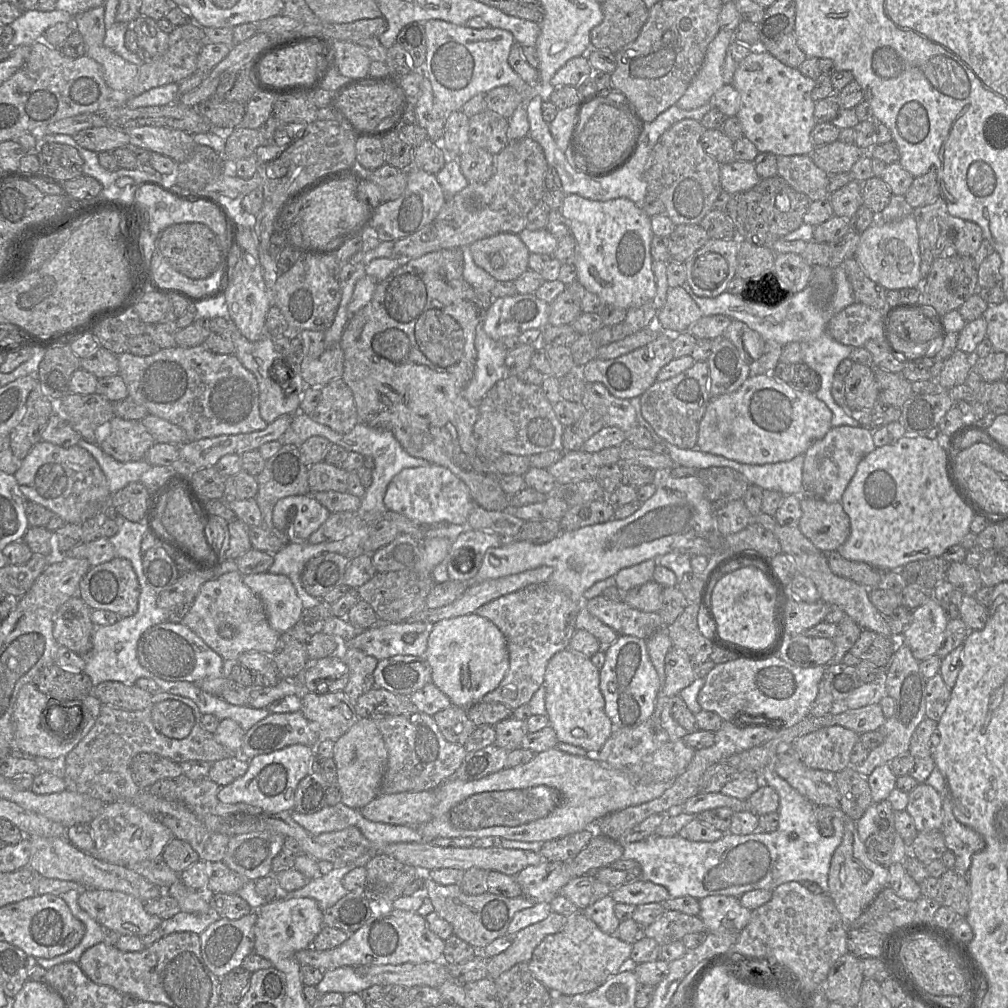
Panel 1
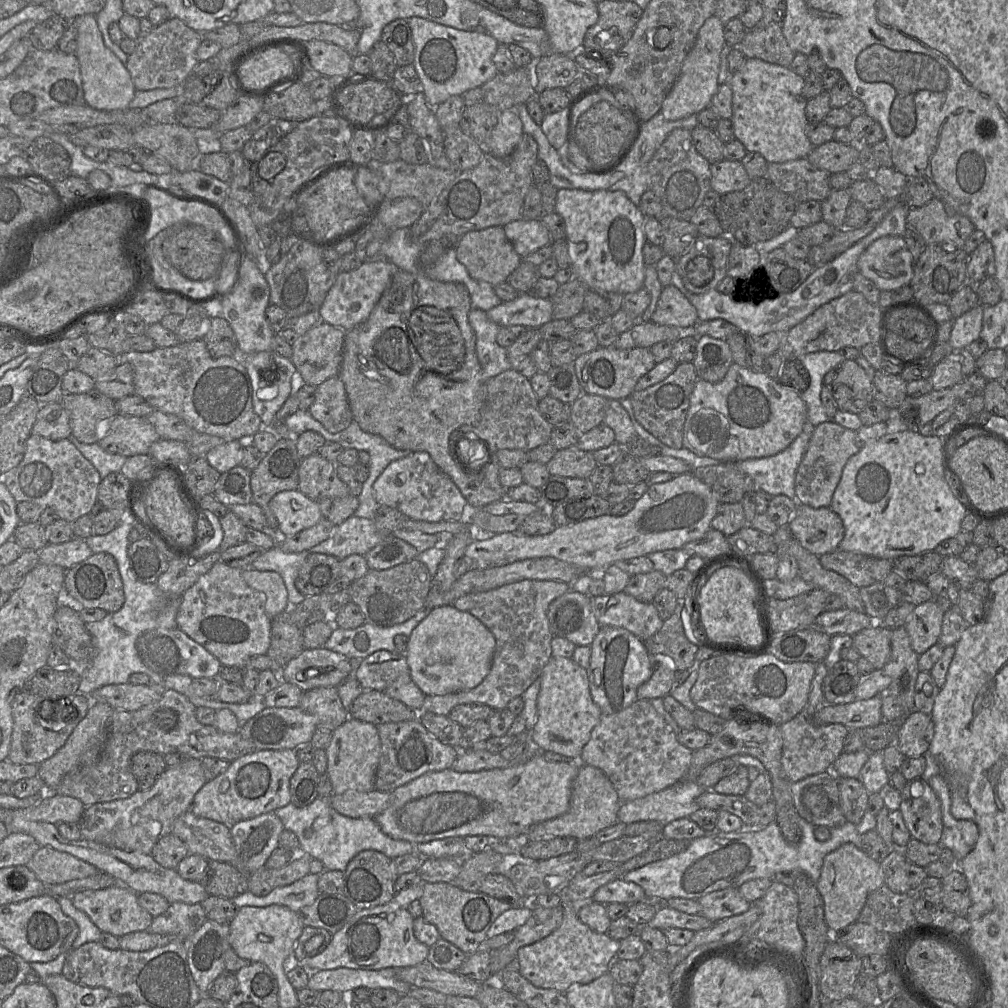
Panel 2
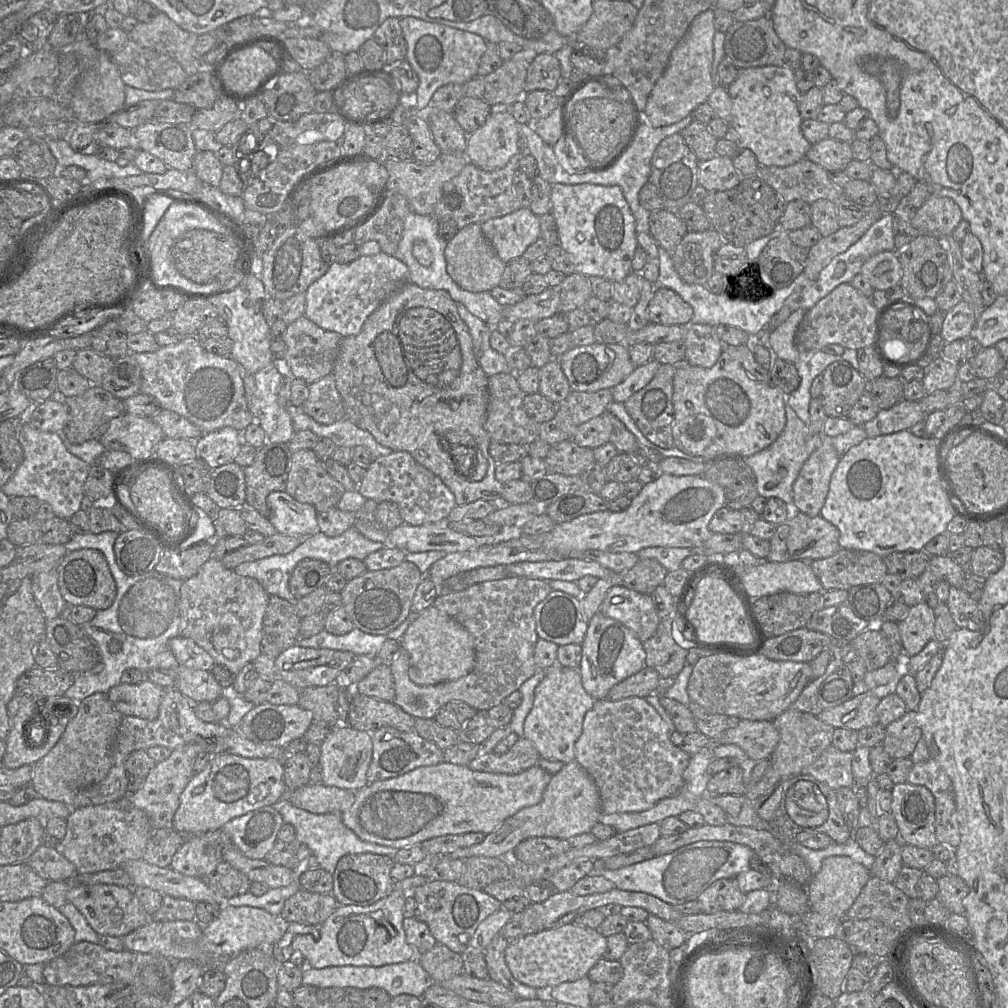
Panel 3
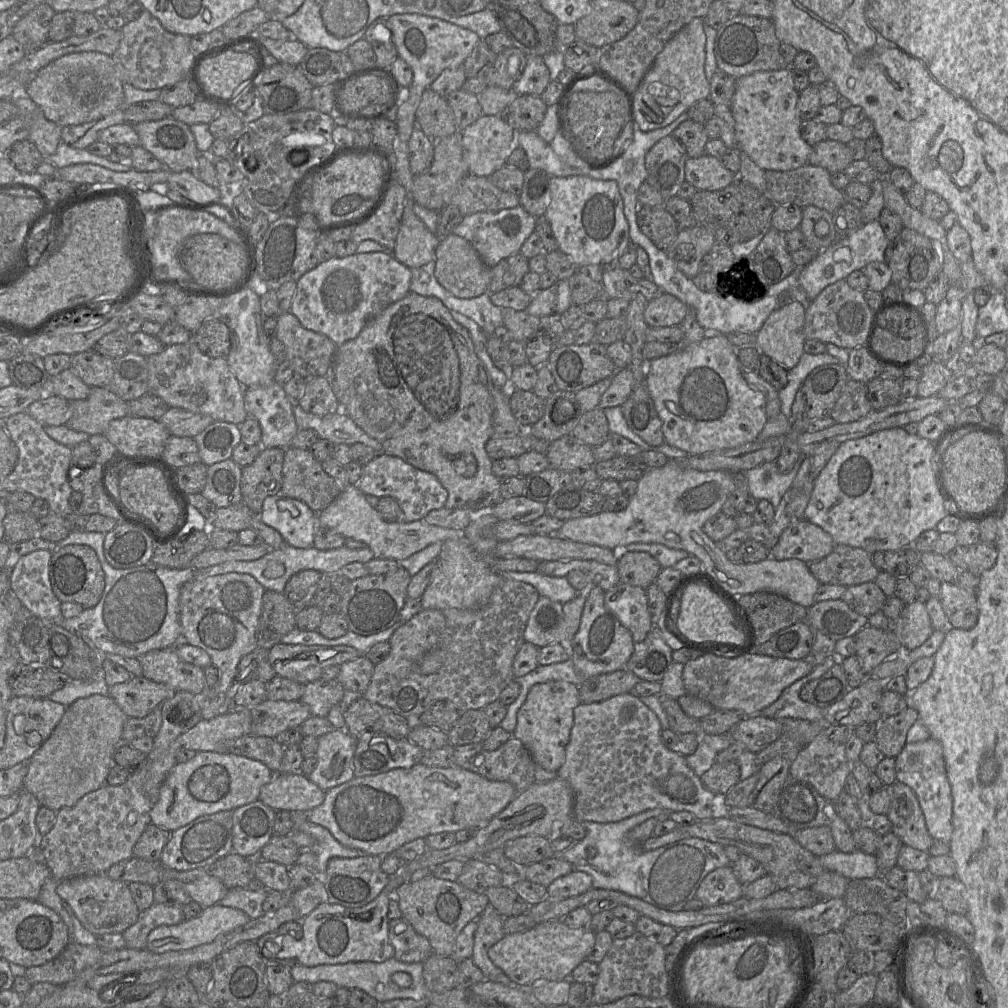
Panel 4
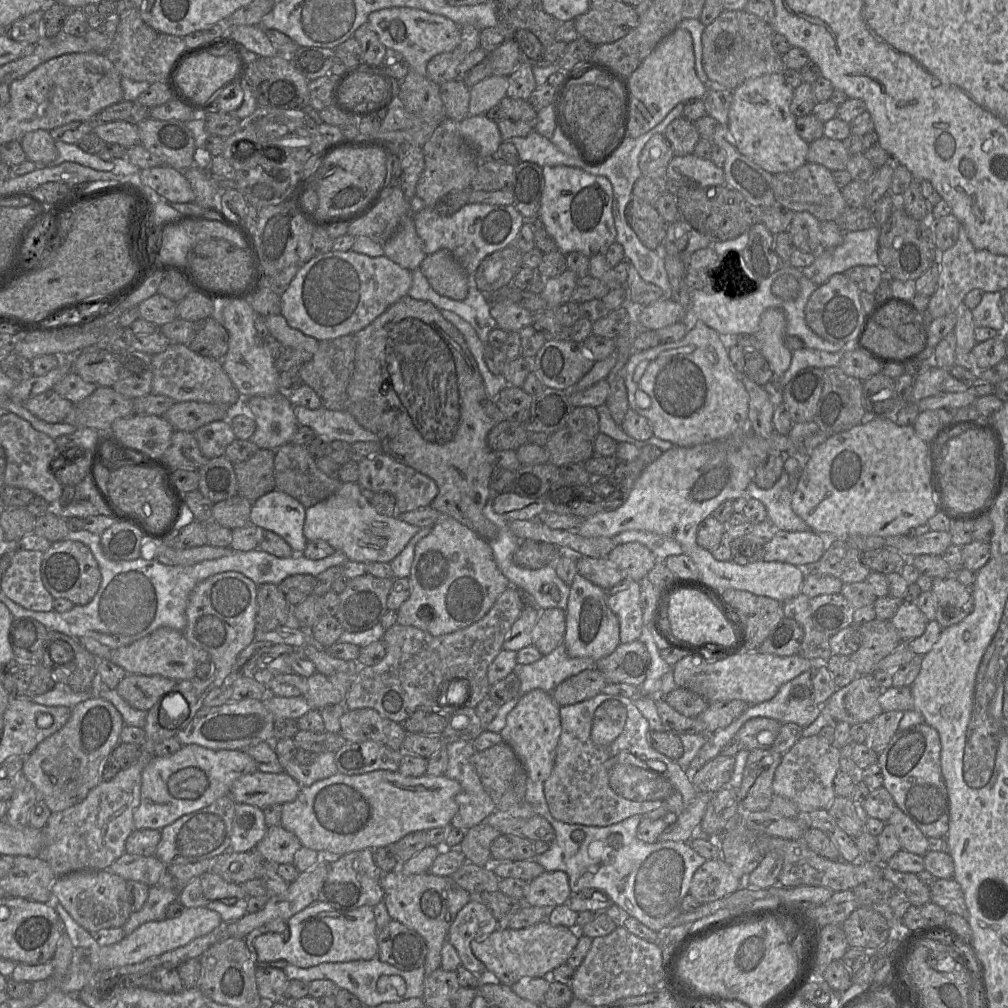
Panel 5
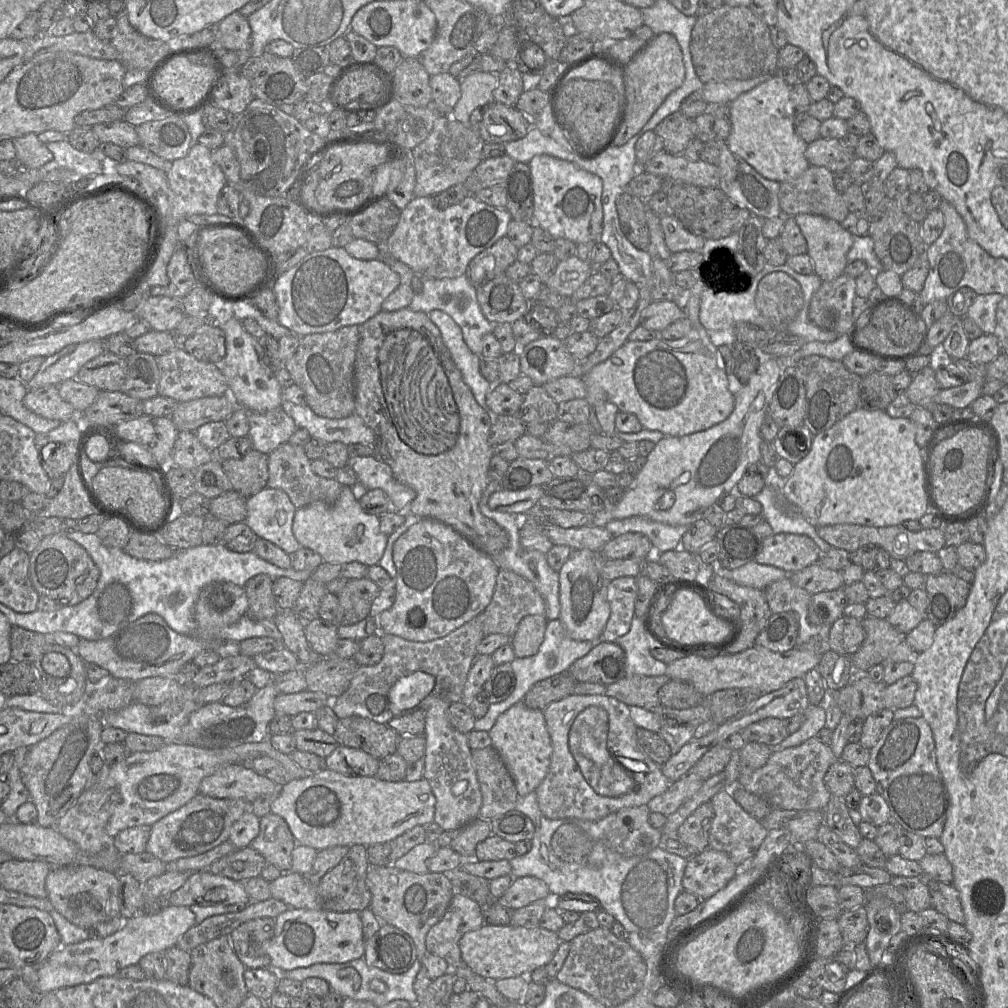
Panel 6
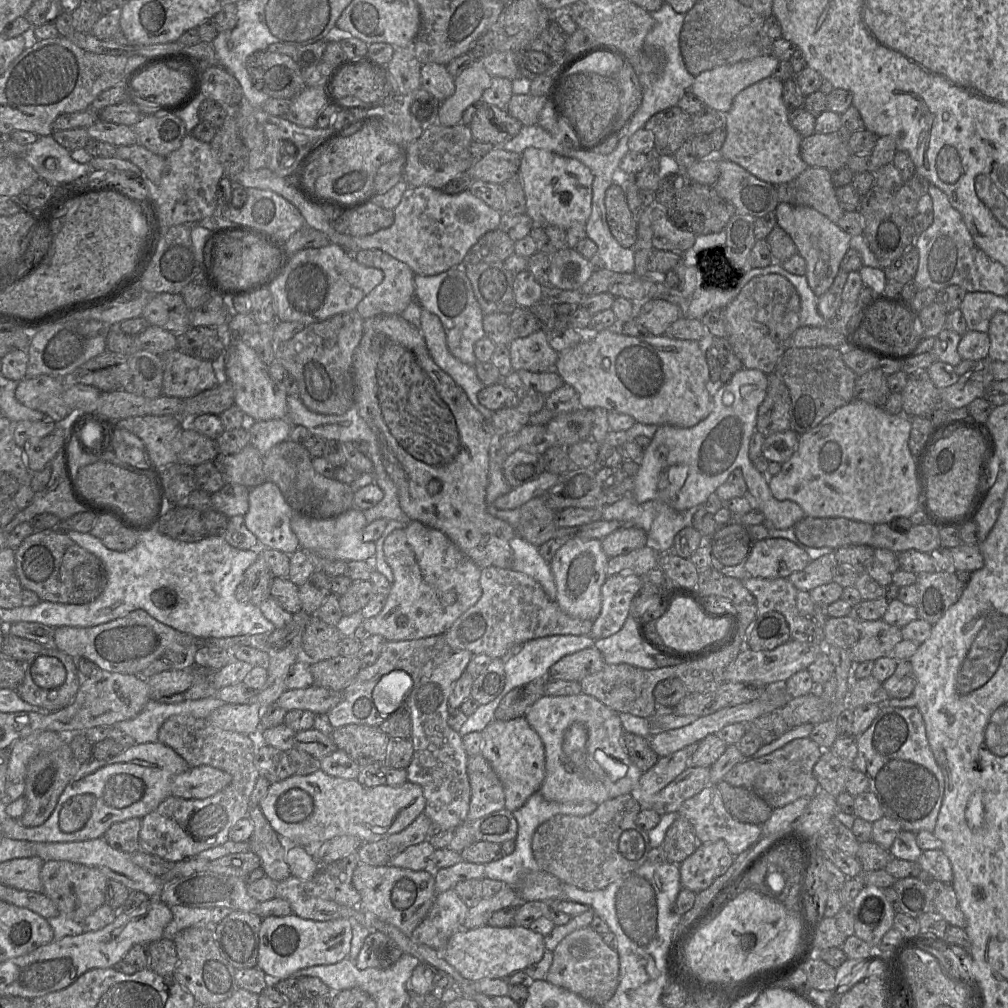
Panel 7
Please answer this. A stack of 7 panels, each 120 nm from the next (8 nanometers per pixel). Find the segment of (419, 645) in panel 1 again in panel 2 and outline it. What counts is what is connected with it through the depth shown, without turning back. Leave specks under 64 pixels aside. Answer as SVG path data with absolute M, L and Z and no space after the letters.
M424 608L405 622L393 626L377 626L365 622L354 629L334 627L324 648L341 653L349 659L364 659L378 650L396 653L394 636L403 634L409 637L413 629L426 617L428 611Z

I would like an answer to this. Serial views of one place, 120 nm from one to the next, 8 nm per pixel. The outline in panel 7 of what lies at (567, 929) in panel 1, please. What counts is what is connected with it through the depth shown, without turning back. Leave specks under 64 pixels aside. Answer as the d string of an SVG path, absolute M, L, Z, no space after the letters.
M485 924L454 933L443 948L443 958L465 979L506 979L542 959L546 951L544 937L528 927L493 927Z

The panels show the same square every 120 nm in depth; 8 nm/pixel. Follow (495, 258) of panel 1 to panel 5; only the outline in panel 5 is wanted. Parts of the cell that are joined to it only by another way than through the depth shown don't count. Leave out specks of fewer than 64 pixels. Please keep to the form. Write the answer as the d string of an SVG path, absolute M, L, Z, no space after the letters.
M448 250L426 255L419 270L440 295L456 301L464 300L469 290L469 275Z

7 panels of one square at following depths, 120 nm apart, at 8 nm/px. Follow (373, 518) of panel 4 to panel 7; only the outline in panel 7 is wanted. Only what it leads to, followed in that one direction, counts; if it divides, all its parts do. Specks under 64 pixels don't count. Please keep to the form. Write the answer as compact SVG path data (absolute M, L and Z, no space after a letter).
M357 508L329 519L316 519L293 513L291 518L291 529L297 536L300 549L306 552L314 552L326 560L344 560L371 562L375 556L375 542L363 541L363 530L368 525L363 511Z

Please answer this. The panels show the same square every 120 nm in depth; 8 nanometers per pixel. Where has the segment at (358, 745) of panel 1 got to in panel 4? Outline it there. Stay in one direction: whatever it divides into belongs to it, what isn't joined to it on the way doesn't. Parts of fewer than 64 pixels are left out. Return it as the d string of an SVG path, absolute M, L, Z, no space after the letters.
M333 729L319 737L317 766L308 779L325 792L353 779L357 743L346 730Z

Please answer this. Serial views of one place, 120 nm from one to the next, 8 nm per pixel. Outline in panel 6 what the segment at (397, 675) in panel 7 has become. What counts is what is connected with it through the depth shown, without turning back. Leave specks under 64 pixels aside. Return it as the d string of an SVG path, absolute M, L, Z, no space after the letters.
M415 672L400 678L390 689L389 697L393 705L402 712L426 709L433 703L435 678L432 675Z

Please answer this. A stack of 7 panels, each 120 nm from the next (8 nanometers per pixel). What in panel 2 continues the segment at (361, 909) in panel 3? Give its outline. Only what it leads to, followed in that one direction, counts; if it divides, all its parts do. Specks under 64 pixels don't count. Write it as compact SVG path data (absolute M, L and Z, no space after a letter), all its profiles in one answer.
M392 902L360 909L340 930L332 934L323 952L294 963L299 963L310 972L341 967L379 970L416 966L426 961L429 947L415 938L413 922L414 918L406 908Z

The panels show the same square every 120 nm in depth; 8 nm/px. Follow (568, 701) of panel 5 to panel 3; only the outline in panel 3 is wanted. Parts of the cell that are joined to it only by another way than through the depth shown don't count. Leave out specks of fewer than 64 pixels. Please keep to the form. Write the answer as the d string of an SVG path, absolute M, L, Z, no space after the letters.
M644 667L636 674L613 686L606 699L617 701L628 697L646 698L655 693L659 680L660 675L655 670Z

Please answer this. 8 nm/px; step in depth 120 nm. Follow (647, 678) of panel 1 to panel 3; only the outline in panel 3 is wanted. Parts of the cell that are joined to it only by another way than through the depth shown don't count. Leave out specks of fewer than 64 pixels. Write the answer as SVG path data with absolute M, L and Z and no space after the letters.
M597 612L588 622L581 643L582 659L578 671L586 692L595 700L606 699L610 689L646 667L643 643L622 623Z

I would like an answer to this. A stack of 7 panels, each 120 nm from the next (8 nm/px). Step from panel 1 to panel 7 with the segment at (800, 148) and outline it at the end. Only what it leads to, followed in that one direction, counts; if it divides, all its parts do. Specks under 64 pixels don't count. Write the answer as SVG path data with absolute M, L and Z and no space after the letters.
M771 76L749 86L734 98L730 110L724 115L726 139L719 154L715 154L718 158L740 165L759 180L774 186L794 180L809 167L800 155L803 137L791 125L790 111L783 101L783 84Z

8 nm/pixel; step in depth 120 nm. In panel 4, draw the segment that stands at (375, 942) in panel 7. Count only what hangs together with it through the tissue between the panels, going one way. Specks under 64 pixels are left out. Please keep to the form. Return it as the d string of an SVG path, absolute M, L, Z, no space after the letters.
M404 918L390 920L389 941L394 949L394 959L404 963L423 963L433 953L429 941L418 934Z

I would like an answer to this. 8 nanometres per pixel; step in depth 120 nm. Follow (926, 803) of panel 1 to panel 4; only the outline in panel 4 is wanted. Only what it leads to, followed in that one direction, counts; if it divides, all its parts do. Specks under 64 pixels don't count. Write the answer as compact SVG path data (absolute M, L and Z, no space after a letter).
M897 781L891 786L887 817L892 824L892 832L903 845L928 852L933 838L928 832L917 796L909 786Z

